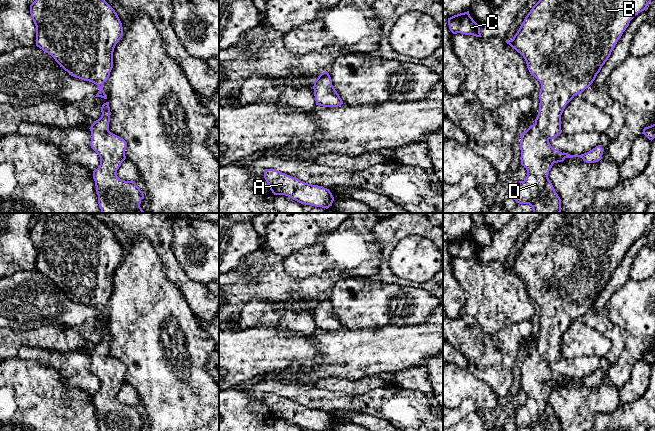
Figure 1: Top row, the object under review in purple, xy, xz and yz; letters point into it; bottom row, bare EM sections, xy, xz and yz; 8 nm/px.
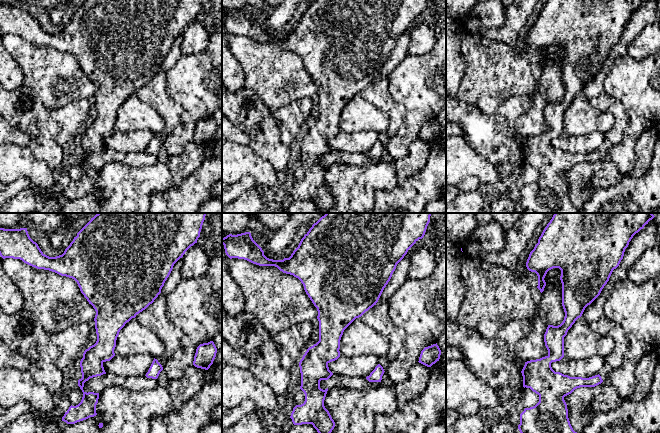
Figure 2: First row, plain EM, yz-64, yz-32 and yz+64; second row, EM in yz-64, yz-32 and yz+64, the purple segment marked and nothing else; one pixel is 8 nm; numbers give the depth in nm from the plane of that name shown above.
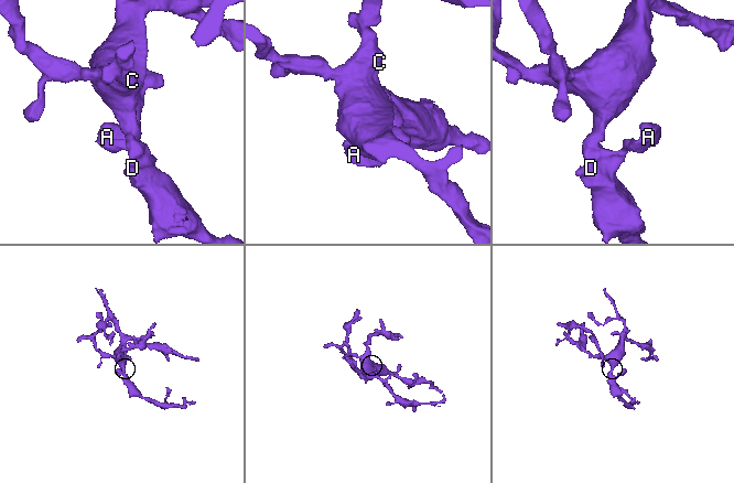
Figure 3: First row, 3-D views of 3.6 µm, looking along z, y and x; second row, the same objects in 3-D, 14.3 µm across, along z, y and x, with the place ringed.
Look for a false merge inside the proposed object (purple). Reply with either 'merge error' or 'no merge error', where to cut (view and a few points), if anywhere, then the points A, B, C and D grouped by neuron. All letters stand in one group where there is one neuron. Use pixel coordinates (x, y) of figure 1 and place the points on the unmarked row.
no merge error | no cut | A B C D

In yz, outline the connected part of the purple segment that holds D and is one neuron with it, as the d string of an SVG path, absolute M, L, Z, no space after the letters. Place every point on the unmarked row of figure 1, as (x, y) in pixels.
M549 213L532 231L513 263L506 265L523 280L530 298L541 308L535 347L520 359L520 384L527 394L527 401L515 411L513 418L516 427L531 431L561 431L561 423L548 402L553 388L573 381L580 381L586 387L602 383L604 373L601 369L581 379L570 379L553 372L549 364L562 357L561 339L565 330L593 307L630 245L647 232L653 217L654 213Z

